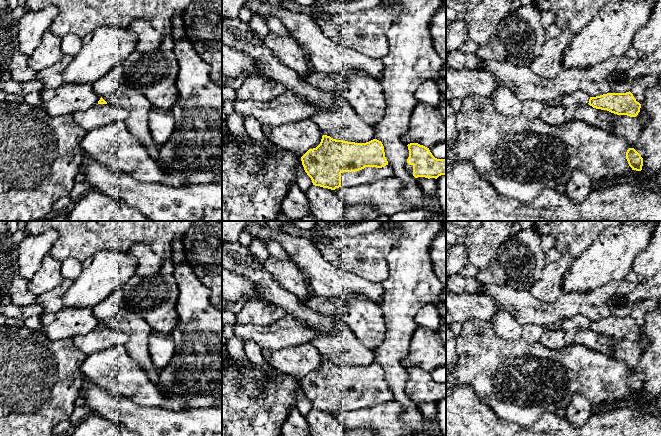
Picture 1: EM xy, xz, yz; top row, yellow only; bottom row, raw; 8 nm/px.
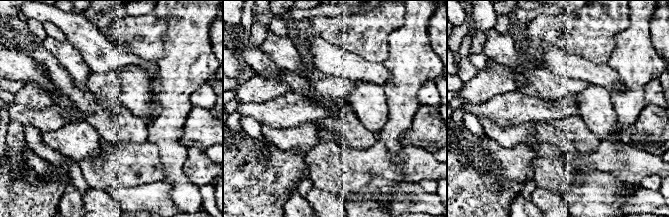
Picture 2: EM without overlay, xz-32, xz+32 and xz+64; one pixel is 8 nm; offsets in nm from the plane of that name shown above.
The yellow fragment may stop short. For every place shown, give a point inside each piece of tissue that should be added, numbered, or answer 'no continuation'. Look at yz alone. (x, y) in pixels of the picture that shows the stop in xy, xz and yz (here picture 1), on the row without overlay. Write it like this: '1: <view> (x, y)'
no continuation

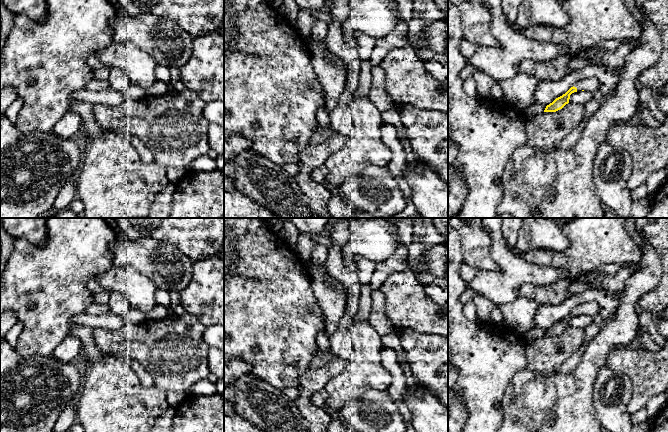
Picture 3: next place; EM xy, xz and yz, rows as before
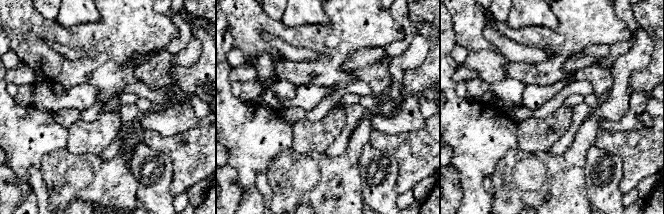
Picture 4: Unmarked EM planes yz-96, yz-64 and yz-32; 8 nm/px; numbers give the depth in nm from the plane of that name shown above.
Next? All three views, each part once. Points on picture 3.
1: yz (588, 308)

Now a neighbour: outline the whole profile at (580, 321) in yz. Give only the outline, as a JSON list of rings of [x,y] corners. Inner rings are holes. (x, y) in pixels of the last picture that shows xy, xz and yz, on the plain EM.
[[[577,315],[570,319],[569,326],[575,328],[585,328],[591,323],[593,323],[594,318],[589,315]]]

